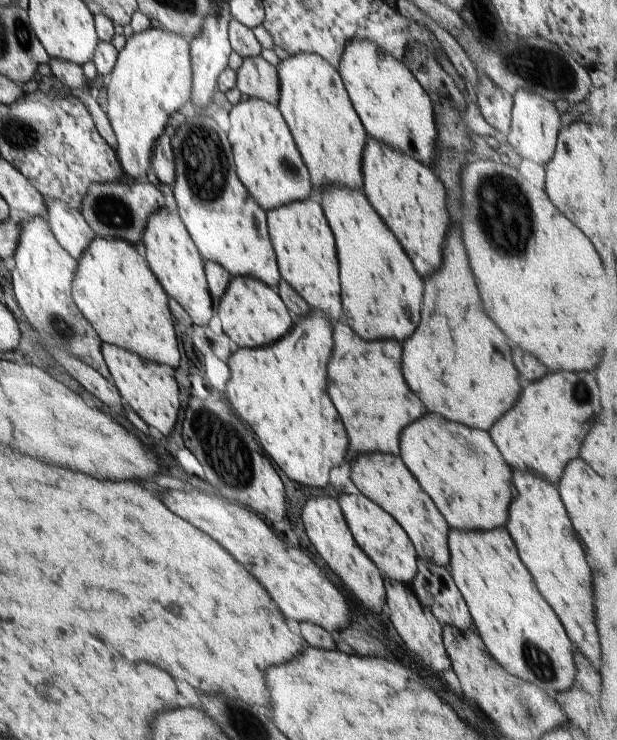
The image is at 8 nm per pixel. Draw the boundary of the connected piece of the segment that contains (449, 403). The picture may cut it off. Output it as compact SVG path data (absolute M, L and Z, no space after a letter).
M456 228L448 236L442 268L424 280L422 322L404 342L401 366L408 388L422 400L428 412L462 422L470 428L490 430L521 395L523 388L518 384L518 372L512 364L506 336L482 310Z

